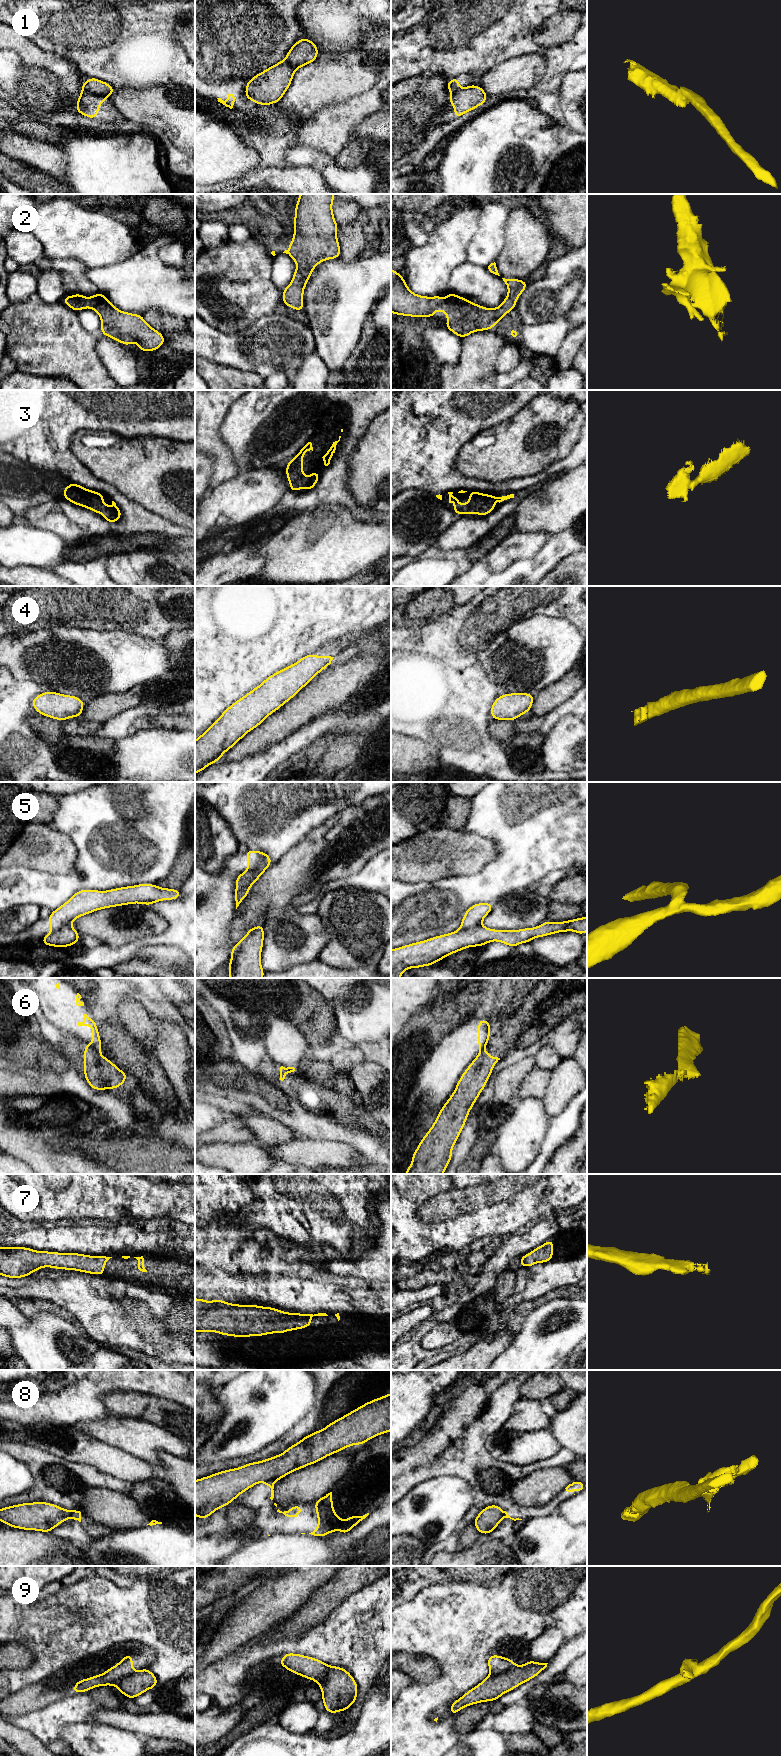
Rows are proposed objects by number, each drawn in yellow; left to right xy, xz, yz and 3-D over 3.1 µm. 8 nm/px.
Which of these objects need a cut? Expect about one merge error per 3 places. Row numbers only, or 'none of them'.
1, 5, 6, 8, 9

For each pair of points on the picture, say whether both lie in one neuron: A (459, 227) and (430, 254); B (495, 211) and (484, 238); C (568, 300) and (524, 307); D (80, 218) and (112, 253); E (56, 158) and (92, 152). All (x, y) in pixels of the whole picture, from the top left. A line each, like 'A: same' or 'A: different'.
A: same
B: same
C: same
D: same
E: different

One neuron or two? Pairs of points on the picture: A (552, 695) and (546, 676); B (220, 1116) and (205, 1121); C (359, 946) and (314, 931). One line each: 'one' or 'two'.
A: two
B: one
C: two

